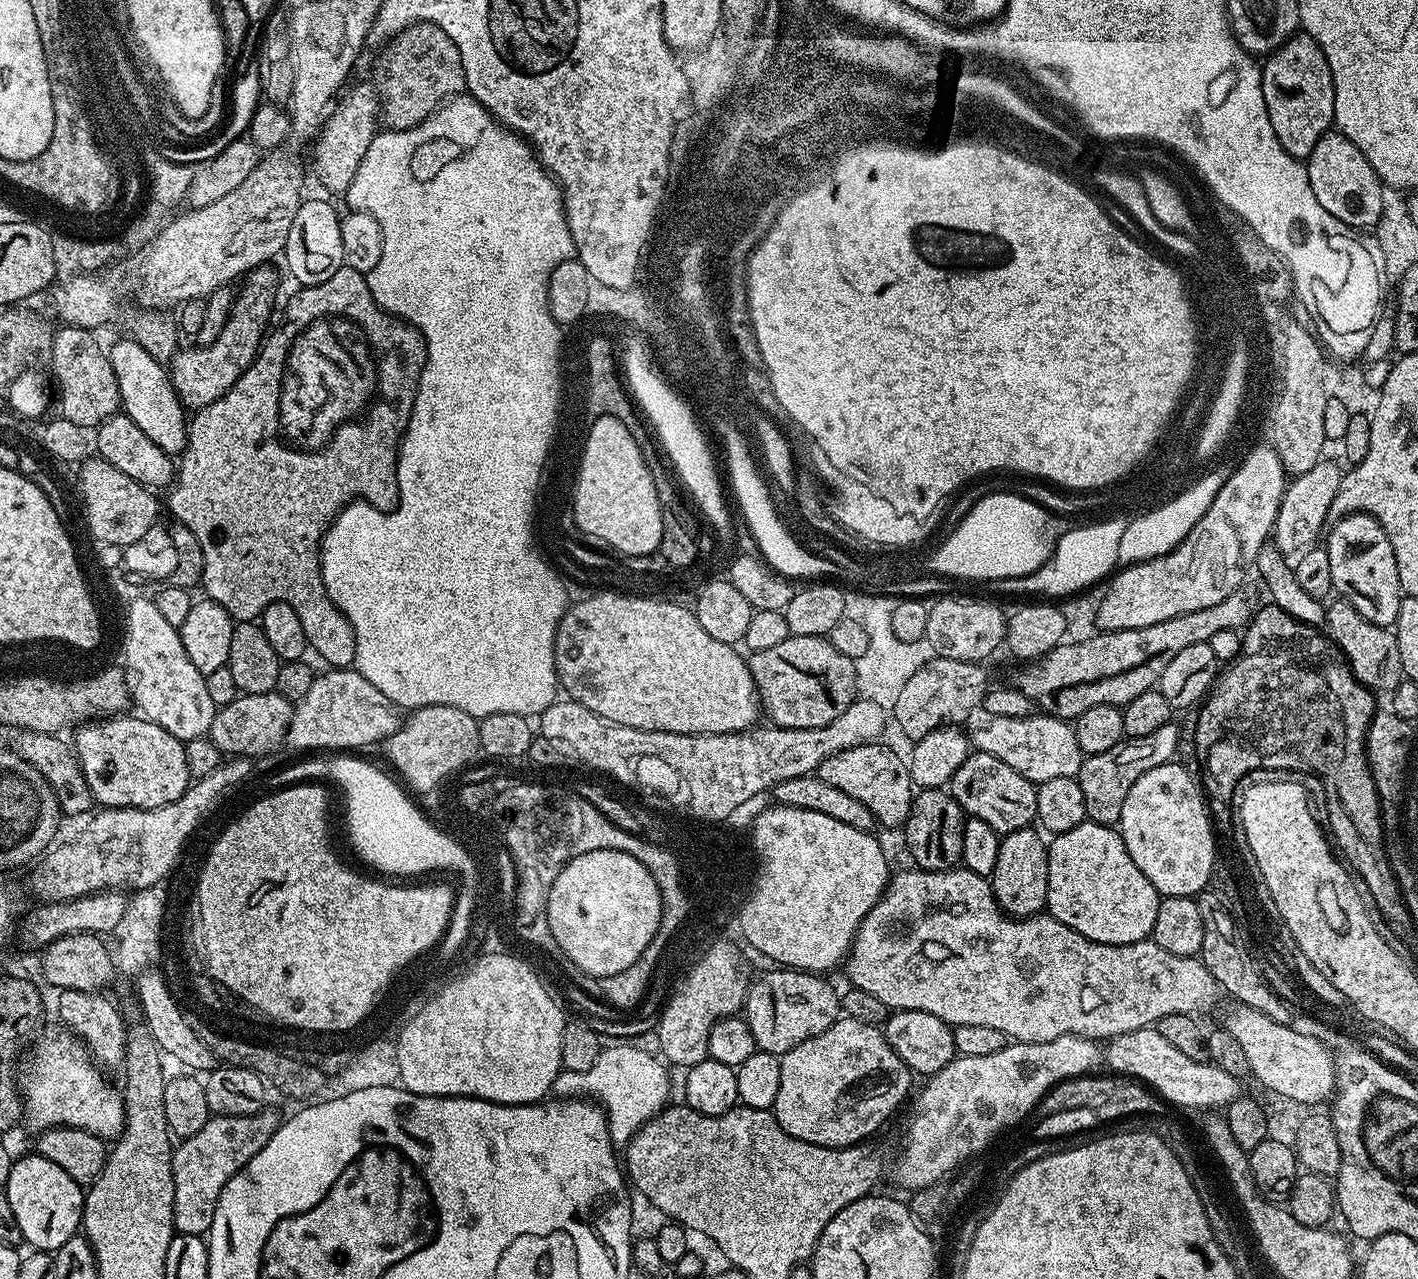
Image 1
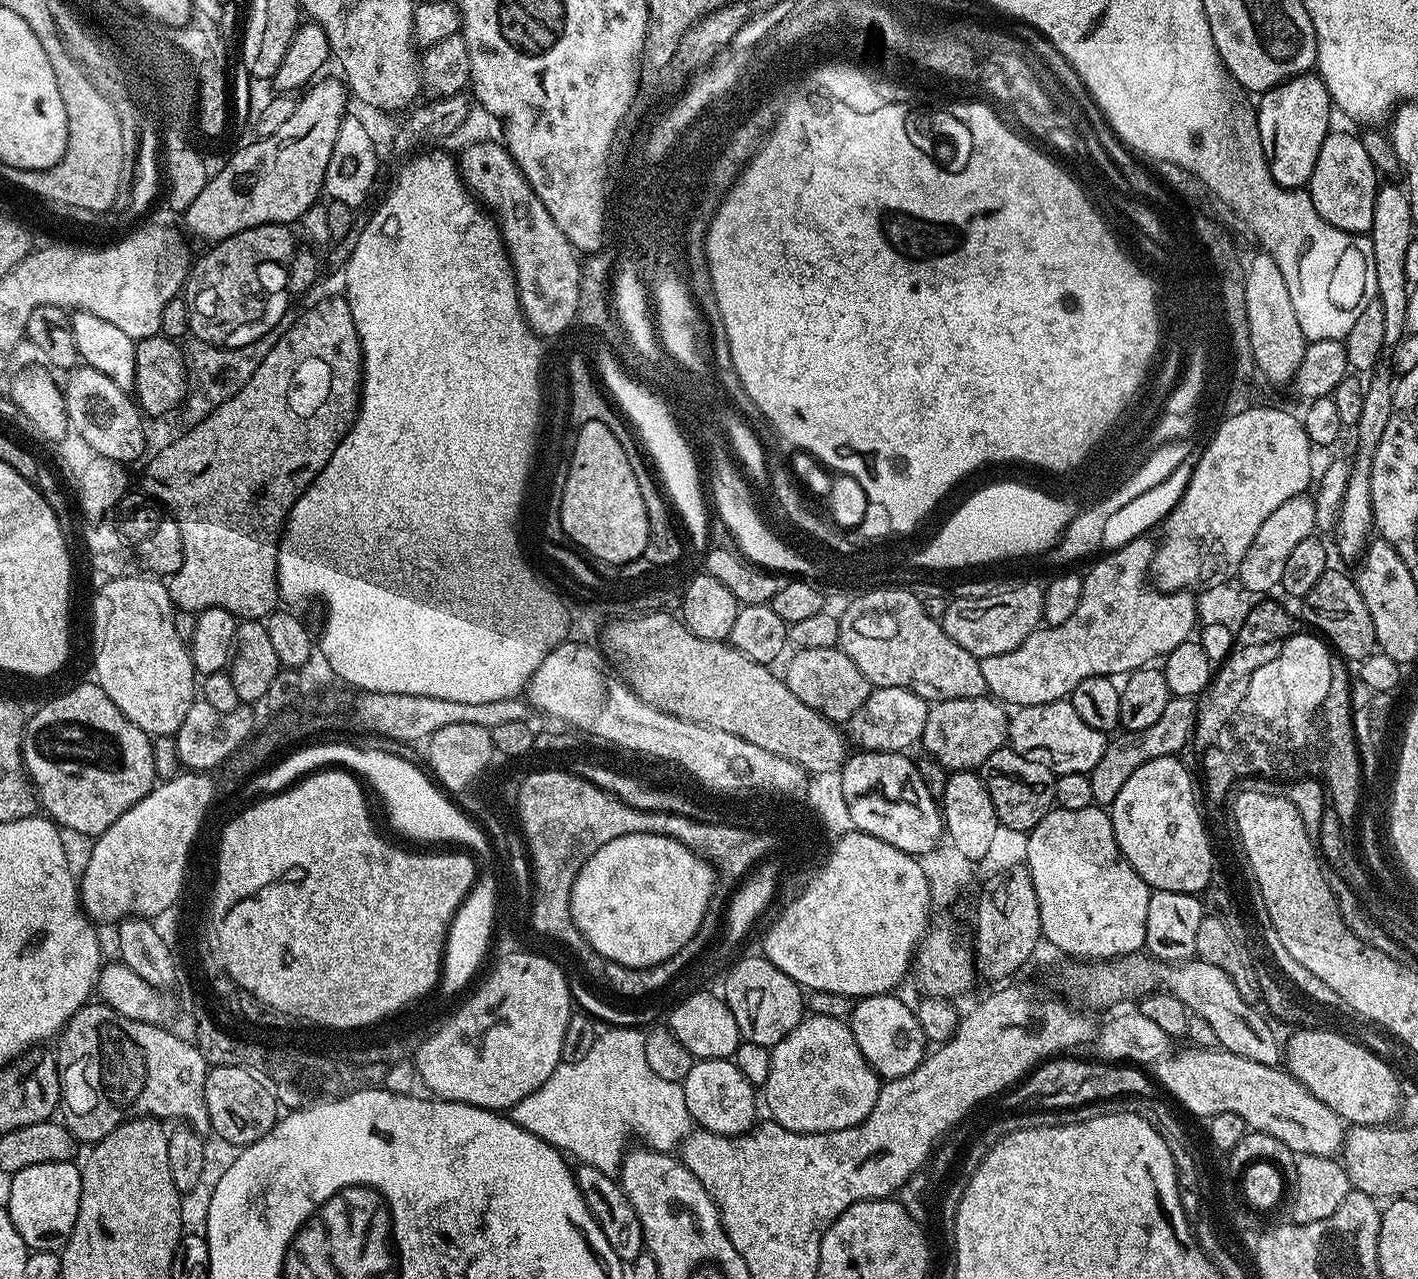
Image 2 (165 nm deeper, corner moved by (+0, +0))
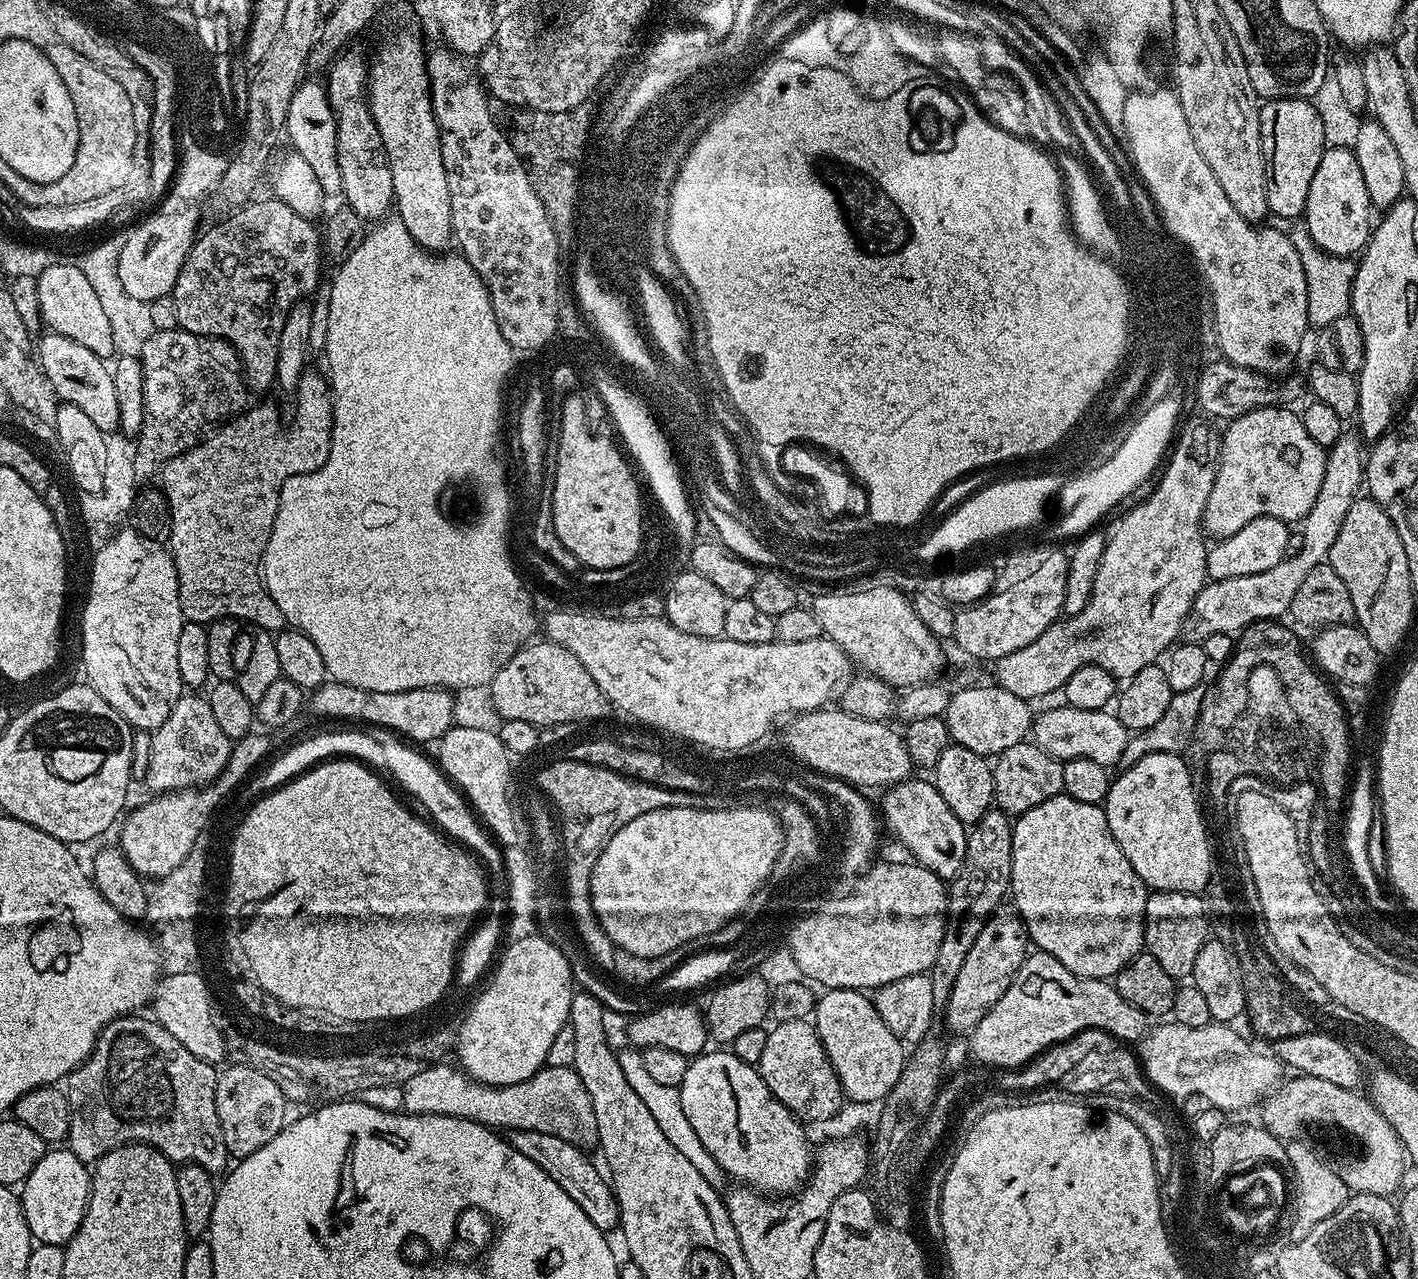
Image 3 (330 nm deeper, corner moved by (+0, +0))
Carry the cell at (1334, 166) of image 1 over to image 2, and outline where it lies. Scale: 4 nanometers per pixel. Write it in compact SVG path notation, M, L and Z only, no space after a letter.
M1329 131L1327 138L1322 142L1322 150L1318 150L1318 162L1314 162L1312 176L1306 185L1308 195L1312 197L1313 206L1318 214L1329 223L1343 232L1353 234L1368 234L1372 231L1374 222L1374 206L1378 189L1378 173L1370 162L1370 154L1366 154L1366 146L1359 135L1351 136L1348 132Z

